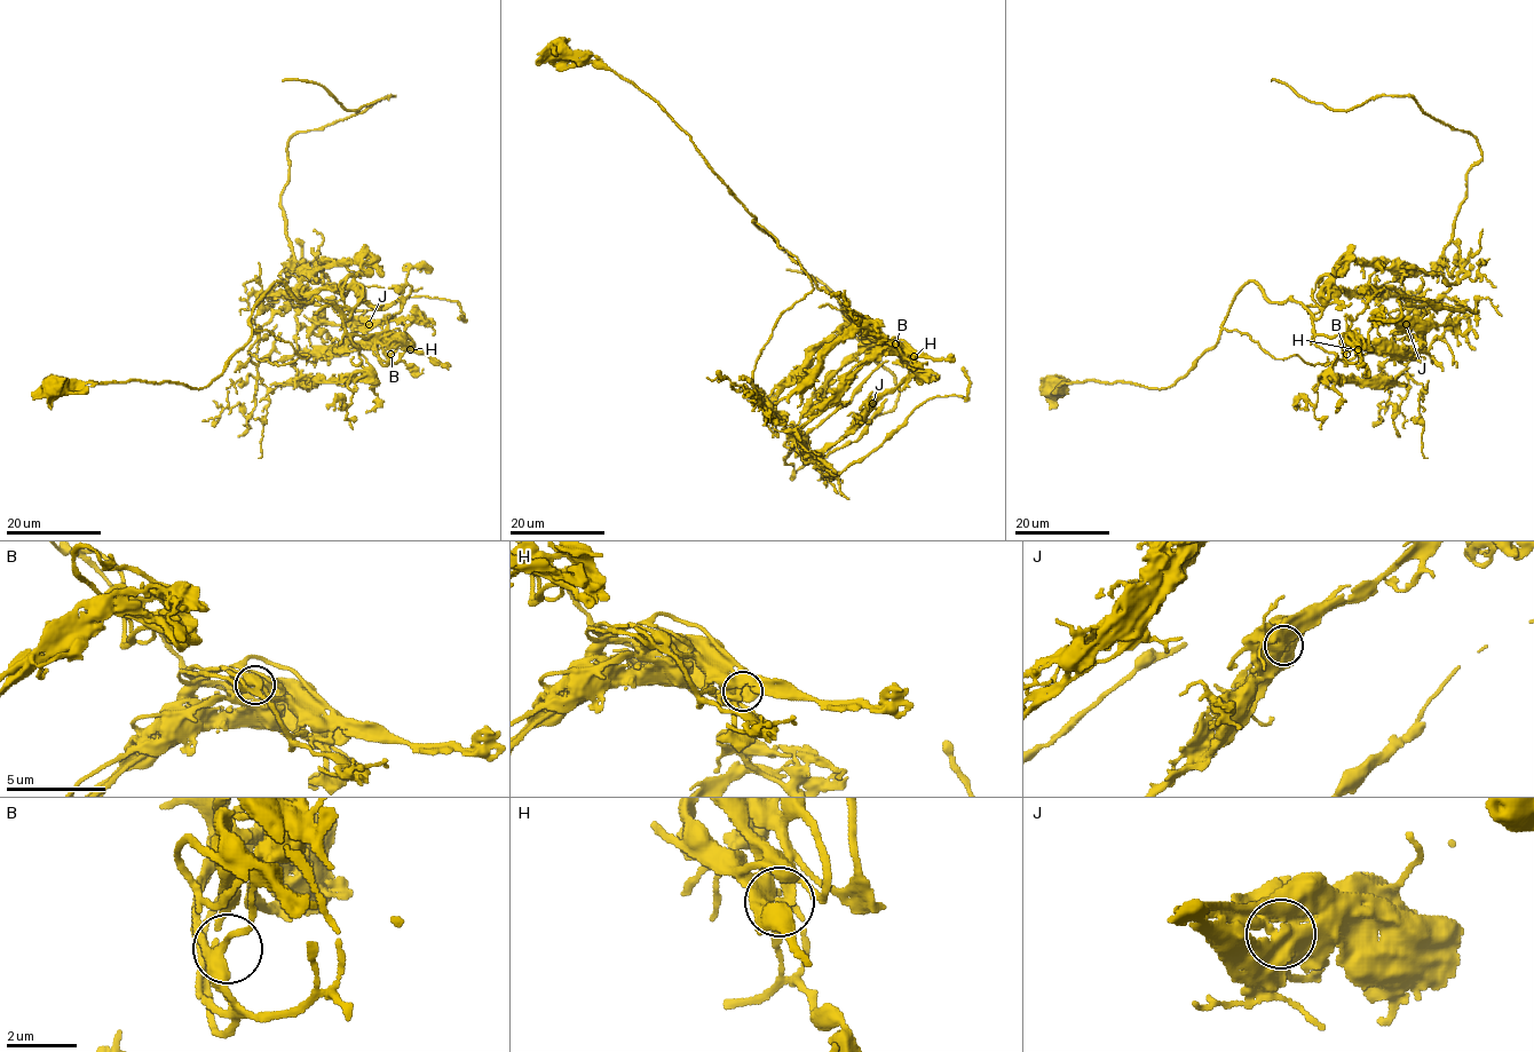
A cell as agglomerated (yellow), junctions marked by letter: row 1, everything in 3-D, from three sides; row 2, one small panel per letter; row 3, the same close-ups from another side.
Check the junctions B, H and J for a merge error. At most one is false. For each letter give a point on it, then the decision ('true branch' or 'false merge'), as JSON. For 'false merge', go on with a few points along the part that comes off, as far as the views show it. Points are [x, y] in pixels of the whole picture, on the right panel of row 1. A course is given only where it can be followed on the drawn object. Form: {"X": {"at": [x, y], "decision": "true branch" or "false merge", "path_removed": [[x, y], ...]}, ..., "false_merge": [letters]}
{"B": {"at": [1346, 354], "decision": "true branch"}, "H": {"at": [1358, 349], "decision": "true branch"}, "J": {"at": [1406, 324], "decision": "false merge", "path_removed": [[1406, 324], [1457, 326], [1440, 255], [1478, 141], [1407, 95], [1334, 111], [1271, 81]]}, "false_merge": ["J"]}

